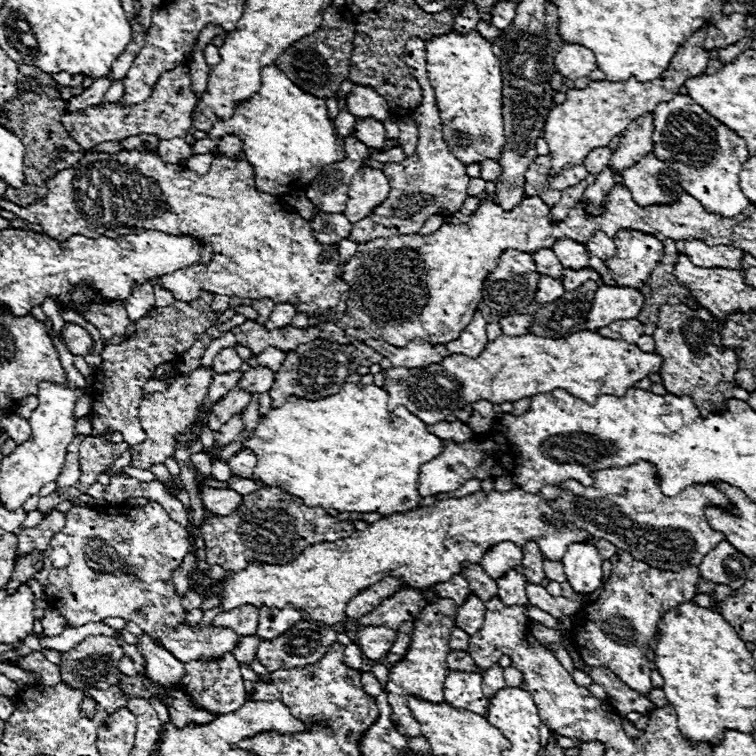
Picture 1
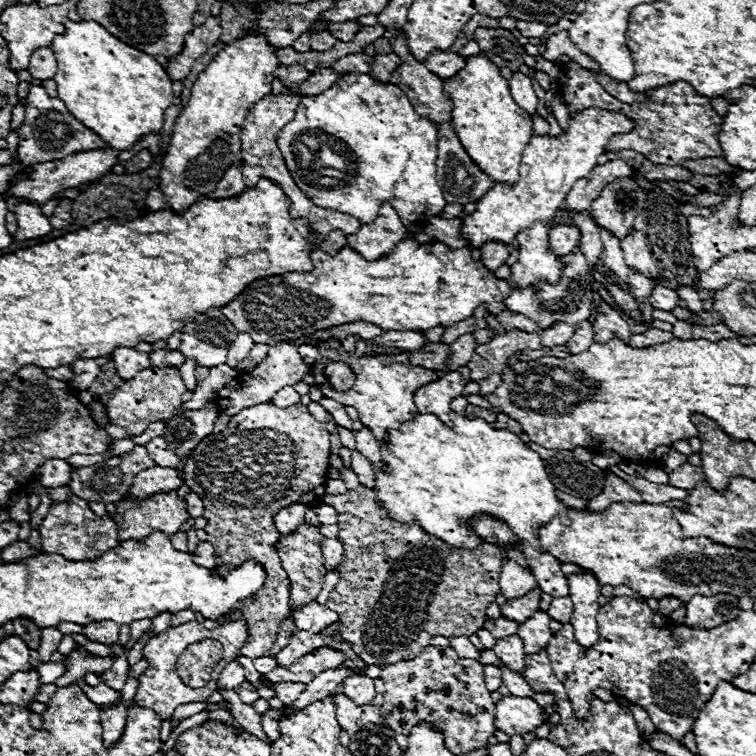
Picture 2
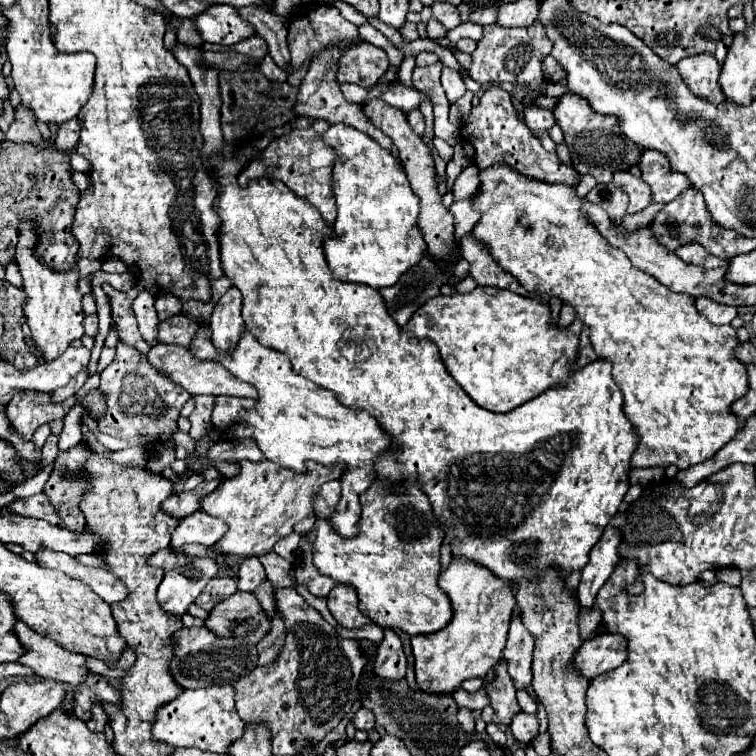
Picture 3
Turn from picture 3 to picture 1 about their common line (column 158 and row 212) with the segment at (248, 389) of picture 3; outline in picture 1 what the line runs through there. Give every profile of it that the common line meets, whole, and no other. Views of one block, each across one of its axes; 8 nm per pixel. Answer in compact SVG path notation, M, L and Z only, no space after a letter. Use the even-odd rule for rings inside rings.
M360 168L350 182L350 192L348 192L348 202L344 216L348 220L356 222L368 216L376 206L380 206L390 194L390 182L384 172L374 170L374 168Z

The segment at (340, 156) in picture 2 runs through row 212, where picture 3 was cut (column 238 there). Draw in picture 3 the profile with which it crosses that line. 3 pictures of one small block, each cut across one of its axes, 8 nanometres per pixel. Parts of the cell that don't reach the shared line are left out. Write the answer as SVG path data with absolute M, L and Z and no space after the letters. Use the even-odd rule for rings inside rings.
M210 328L200 330L200 336L196 336L190 350L202 360L218 360L234 376L238 376L244 382L250 382L258 390L258 400L230 396L216 398L212 424L224 434L226 440L256 438L260 450L268 460L284 468L292 468L296 472L302 472L306 468L306 460L314 460L320 464L348 462L348 470L340 478L342 495L328 522L340 536L356 536L360 524L358 498L376 480L376 456L382 450L388 450L392 444L392 438L380 428L376 418L372 418L364 410L352 410L342 406L332 396L332 392L312 384L308 378L294 374L292 364L284 354L262 346L248 330L244 330L244 340L240 340L232 356L220 356L216 348L212 348Z

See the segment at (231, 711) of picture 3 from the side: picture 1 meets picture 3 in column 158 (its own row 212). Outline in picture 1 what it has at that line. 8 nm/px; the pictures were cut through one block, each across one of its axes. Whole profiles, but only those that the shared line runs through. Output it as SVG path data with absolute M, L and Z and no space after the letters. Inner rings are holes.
M678 94L670 102L658 104L652 112L652 154L658 160L664 160L672 170L682 176L682 188L694 196L706 212L732 218L738 216L750 202L738 186L738 174L744 162L748 160L748 148L736 132L724 128L714 116L704 112L690 96ZM666 128L666 130L658 130ZM670 132L670 136L662 136Z

